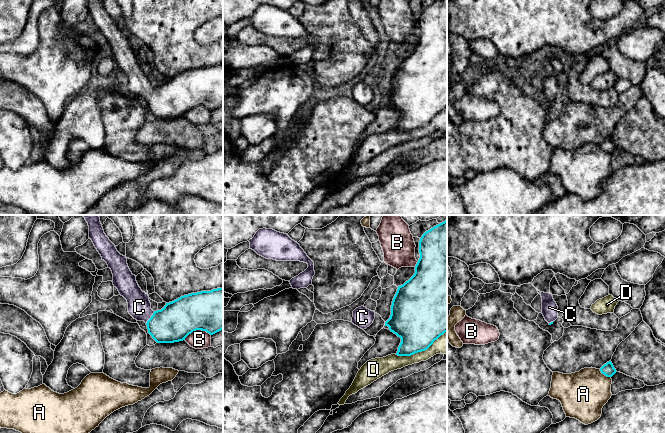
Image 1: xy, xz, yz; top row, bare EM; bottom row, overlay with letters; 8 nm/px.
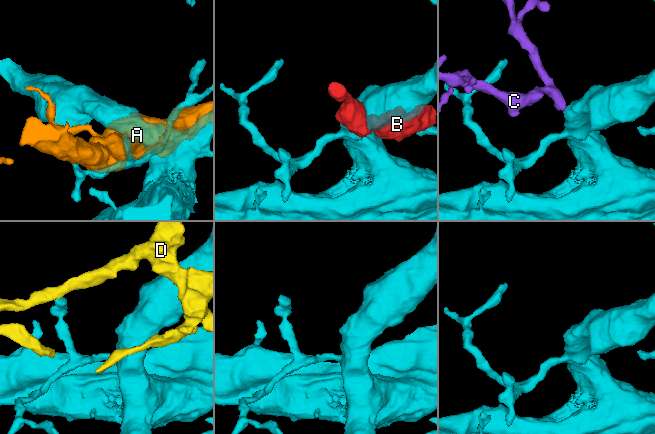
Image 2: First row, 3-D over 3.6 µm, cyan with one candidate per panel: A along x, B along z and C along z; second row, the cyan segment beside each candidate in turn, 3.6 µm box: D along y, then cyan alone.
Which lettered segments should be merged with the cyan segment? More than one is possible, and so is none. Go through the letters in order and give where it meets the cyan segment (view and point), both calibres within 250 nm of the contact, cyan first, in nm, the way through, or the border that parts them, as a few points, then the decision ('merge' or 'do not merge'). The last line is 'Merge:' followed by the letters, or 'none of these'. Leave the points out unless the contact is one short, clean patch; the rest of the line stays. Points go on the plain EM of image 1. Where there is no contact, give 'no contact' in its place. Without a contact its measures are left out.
A: yz (604, 150) | 100/380 nm | do not merge
B: xy (197, 105) | 340/150 nm | do not merge
C: xy (151, 93) | 300/190 nm | across xy (173, 99), (159, 99), (151, 93), (139, 83) | merge
D: xz (420, 127) | 400/160 nm | do not merge
Merge: C

